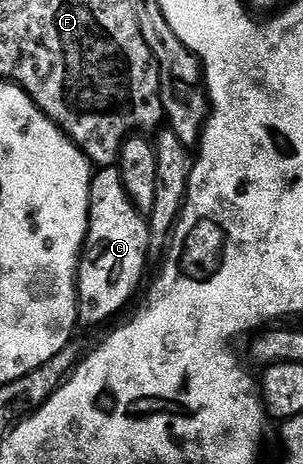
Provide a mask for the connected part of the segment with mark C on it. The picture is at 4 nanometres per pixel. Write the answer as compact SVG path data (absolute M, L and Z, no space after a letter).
M116 166L100 168L93 176L93 187L89 191L89 236L85 239L85 246L81 256L81 264L77 267L77 317L82 324L85 323L105 323L112 315L117 315L133 299L133 294L137 291L137 286L141 283L141 278L145 275L145 259L150 258L149 254L149 220L138 210L131 201L127 189L123 189L123 179L117 172Z

